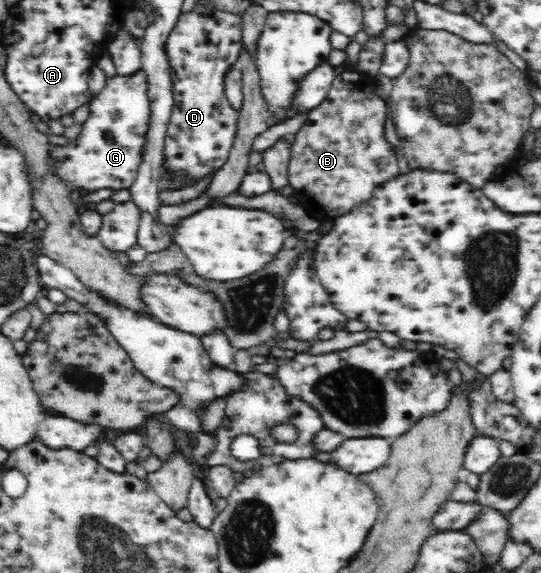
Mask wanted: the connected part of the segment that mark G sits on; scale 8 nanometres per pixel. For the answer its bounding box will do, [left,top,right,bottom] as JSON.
[53,69,150,192]

